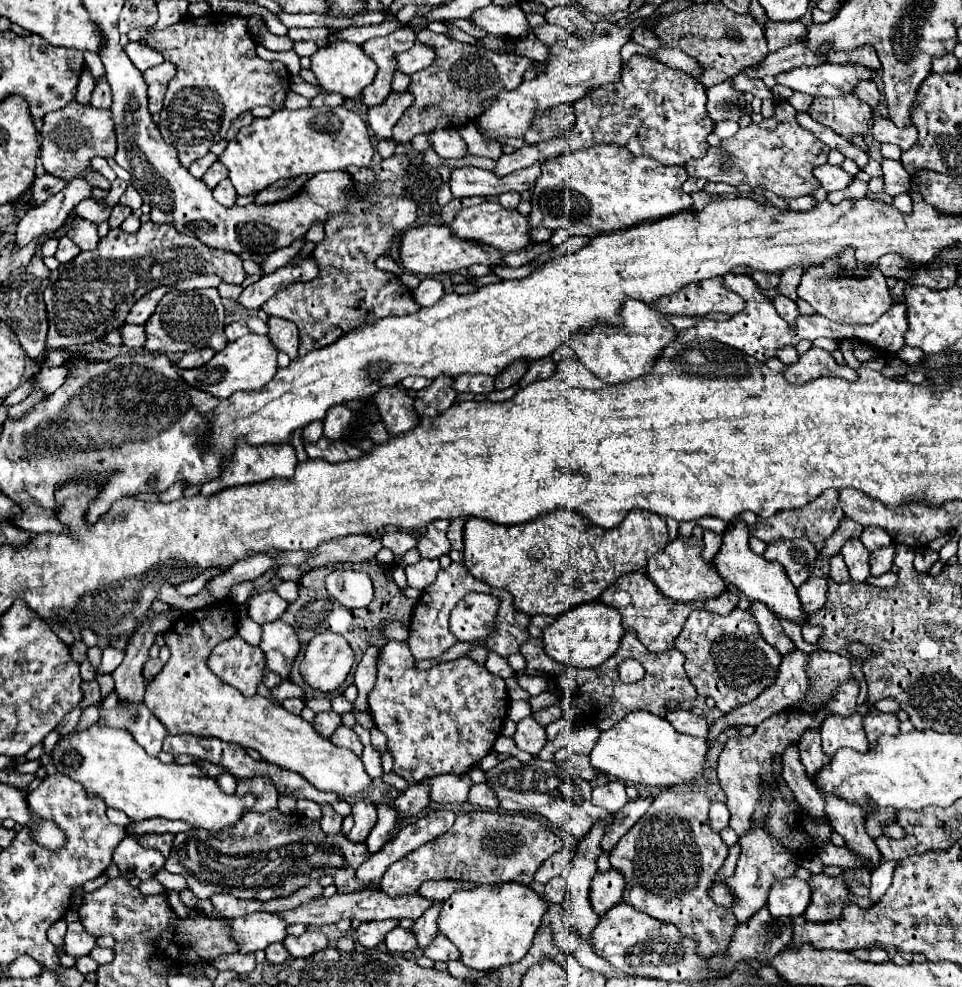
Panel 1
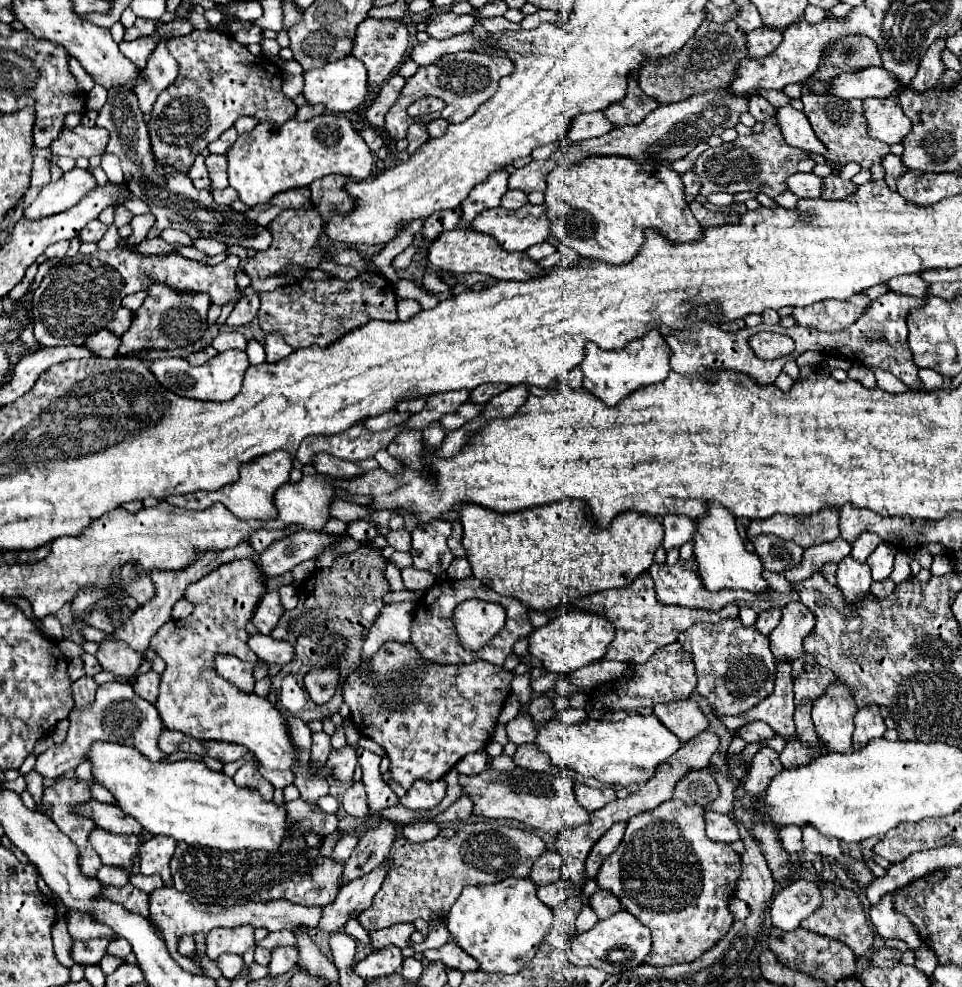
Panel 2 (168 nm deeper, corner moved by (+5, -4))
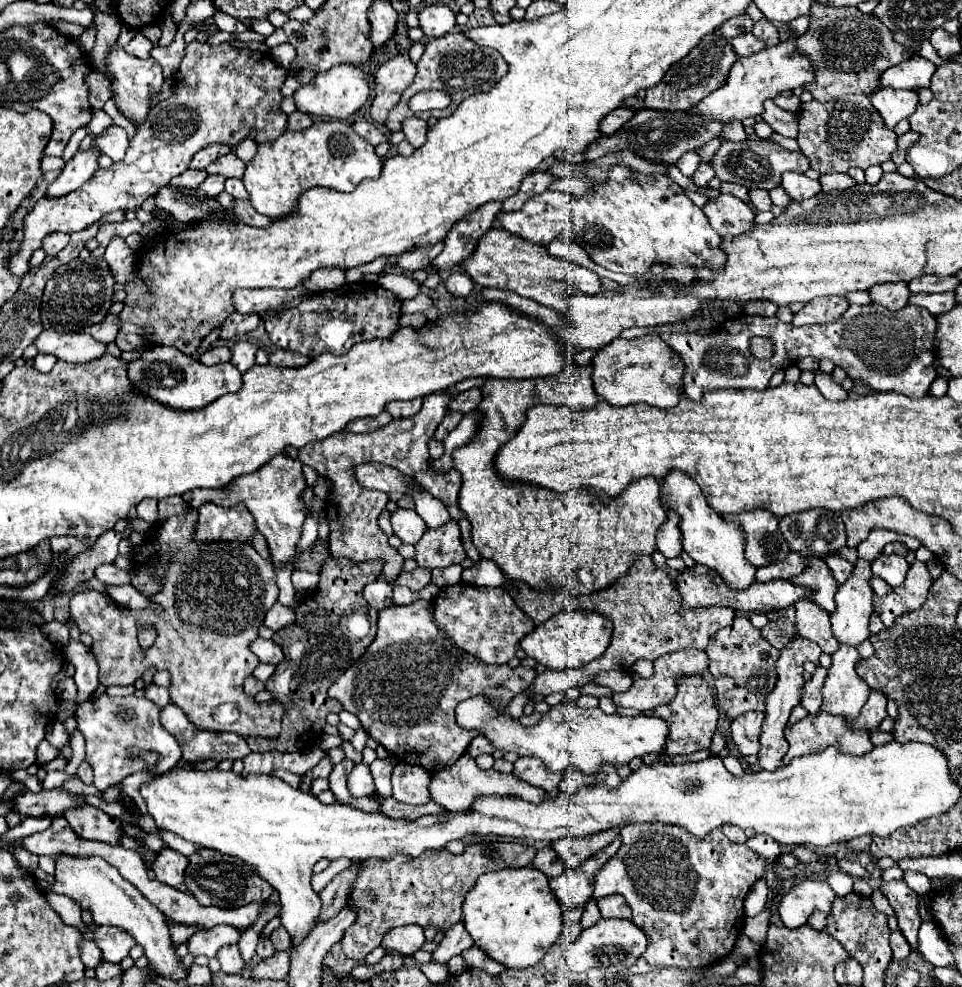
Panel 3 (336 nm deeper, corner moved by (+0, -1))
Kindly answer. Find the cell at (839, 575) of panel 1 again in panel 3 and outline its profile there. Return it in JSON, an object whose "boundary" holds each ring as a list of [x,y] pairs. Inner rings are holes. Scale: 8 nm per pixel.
{"boundary":[[[827,555],[825,563],[831,569],[831,573],[833,573],[833,577],[835,577],[837,583],[845,583],[847,577],[849,577],[849,573],[851,573],[851,569],[853,569],[853,565],[849,561],[839,559],[837,555]]]}

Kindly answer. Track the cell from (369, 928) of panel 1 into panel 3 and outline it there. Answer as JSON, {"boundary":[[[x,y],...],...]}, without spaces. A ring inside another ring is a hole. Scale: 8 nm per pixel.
{"boundary":[[[405,925],[405,927],[395,927],[389,933],[385,933],[381,947],[387,951],[399,951],[403,955],[413,955],[415,951],[421,949],[423,943],[425,943],[423,927]]]}

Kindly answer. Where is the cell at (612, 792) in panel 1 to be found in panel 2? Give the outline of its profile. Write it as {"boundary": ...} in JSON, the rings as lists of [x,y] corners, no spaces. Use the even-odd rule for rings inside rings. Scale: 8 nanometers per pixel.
{"boundary":[[[574,786],[574,794],[576,794],[576,800],[582,808],[586,808],[588,812],[594,812],[602,806],[606,806],[608,802],[612,802],[616,798],[616,792],[610,788],[610,786],[604,786],[600,790],[596,788],[590,788],[590,786]]]}

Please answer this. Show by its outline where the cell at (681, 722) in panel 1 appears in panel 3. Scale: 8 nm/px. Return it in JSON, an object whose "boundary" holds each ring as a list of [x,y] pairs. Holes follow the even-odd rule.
{"boundary":[[[683,677],[677,685],[675,699],[667,705],[659,705],[653,711],[653,715],[669,721],[669,741],[665,749],[665,753],[669,755],[683,755],[683,753],[695,753],[699,749],[709,749],[719,719],[719,711],[713,701],[713,691],[701,677]]]}

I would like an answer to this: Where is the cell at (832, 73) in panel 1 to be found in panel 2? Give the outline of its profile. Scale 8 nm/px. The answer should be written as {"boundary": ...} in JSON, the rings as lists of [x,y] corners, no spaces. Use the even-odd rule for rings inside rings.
{"boundary":[[[864,68],[854,74],[842,74],[838,76],[832,86],[830,94],[852,100],[852,98],[888,98],[898,88],[902,88],[902,82],[896,76],[890,76],[886,68]]]}

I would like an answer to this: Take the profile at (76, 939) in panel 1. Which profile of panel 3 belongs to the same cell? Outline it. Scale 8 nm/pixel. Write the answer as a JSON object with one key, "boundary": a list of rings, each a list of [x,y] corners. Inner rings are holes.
{"boundary":[[[91,925],[91,933],[93,943],[101,949],[103,961],[109,963],[119,963],[123,957],[129,955],[129,949],[135,945],[135,941],[131,941],[131,937],[127,937],[127,933],[123,933],[121,929]]]}

